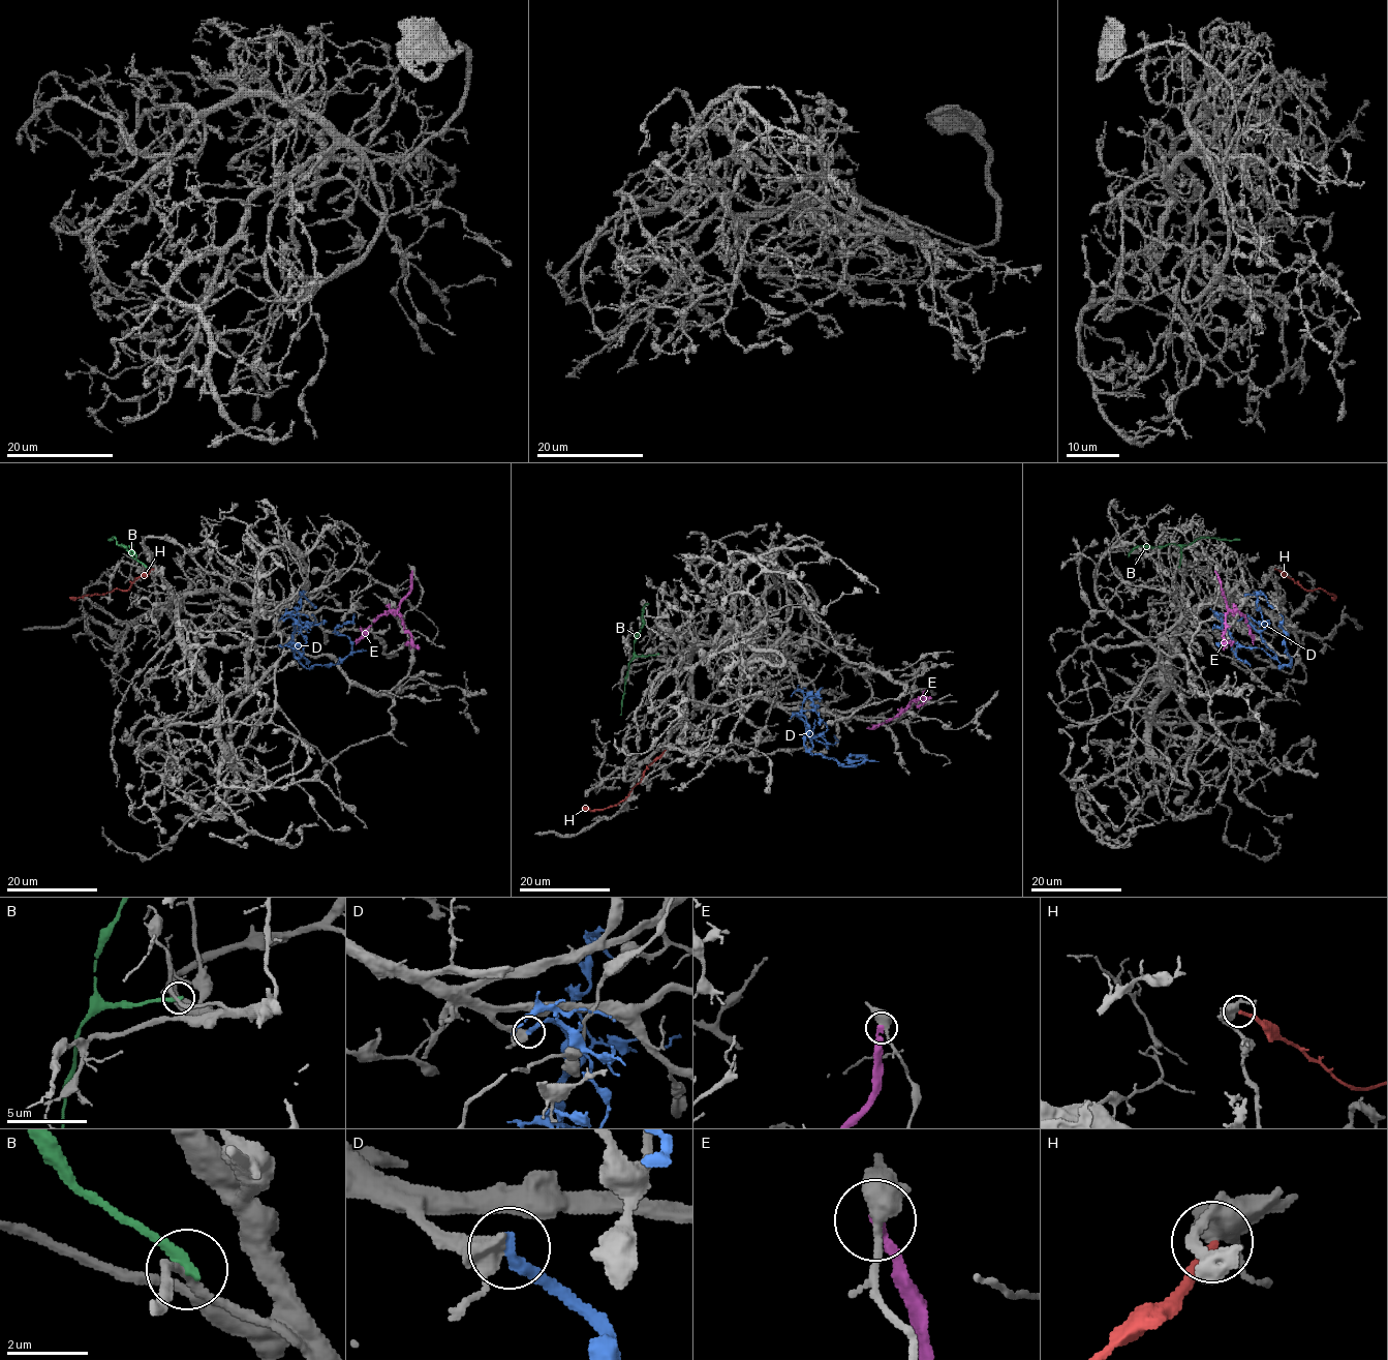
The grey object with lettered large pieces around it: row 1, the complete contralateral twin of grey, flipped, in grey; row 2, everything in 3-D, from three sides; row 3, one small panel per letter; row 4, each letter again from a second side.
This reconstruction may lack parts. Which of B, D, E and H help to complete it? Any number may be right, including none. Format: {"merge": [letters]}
{"merge": []}

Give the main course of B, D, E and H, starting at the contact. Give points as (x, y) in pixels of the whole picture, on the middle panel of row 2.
B: (657, 654), (638, 656), (629, 663), (620, 715)
D: (795, 714), (805, 724), (804, 748), (813, 754), (845, 765), (863, 761), (850, 760), (851, 755), (864, 754)
E: (925, 691), (891, 720), (868, 728)
H: (665, 750), (623, 799), (603, 809), (581, 808)

